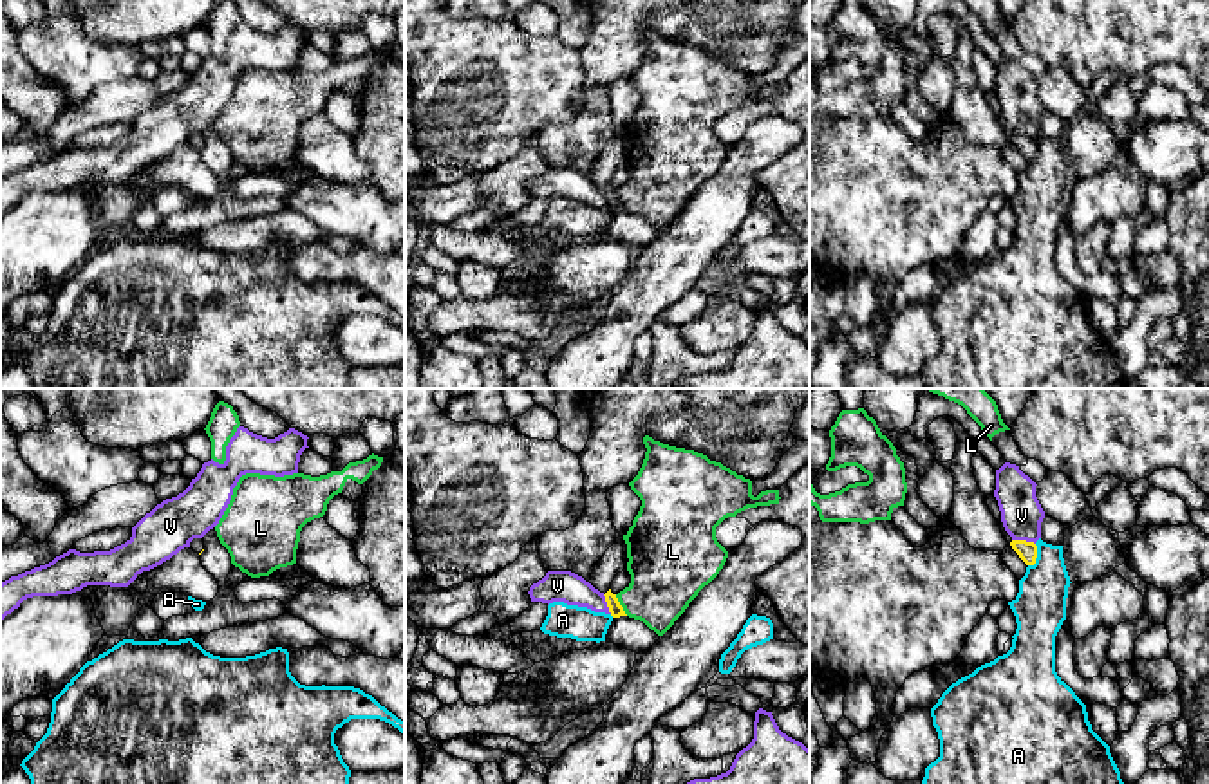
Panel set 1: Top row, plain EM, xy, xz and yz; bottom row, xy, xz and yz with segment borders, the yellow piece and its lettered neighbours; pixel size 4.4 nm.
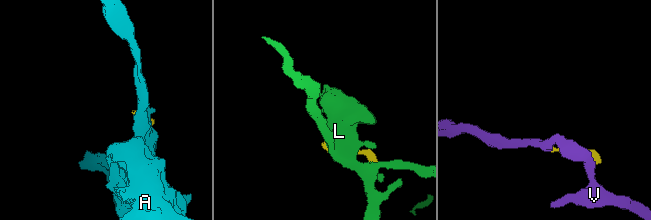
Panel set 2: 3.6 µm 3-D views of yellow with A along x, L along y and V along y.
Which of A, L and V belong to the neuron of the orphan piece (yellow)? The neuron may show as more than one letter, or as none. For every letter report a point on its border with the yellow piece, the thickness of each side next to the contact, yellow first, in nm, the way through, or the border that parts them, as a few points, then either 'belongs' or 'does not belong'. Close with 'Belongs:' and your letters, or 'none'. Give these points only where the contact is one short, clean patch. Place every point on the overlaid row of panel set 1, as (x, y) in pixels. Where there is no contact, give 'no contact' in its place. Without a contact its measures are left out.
A: contact yz (1036, 557); calibres 90 and 240 nm; does not belong
L: contact xz (620, 606); calibres 60 and 320 nm; border xz (615, 595), (627, 615); does not belong
V: contact yz (1023, 541); calibres 90 and 190 nm; border yz (1012, 539), (1034, 544); does not belong
Belongs: none

